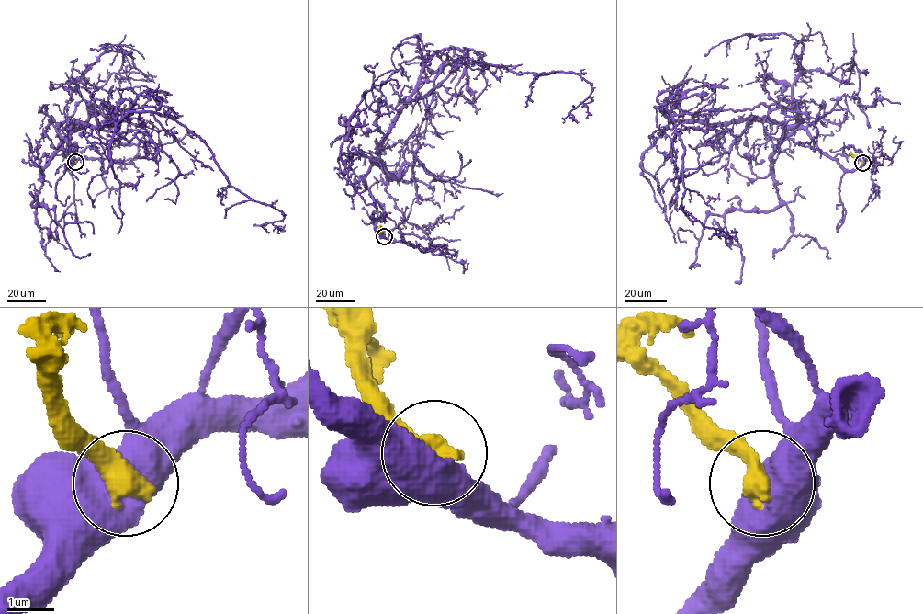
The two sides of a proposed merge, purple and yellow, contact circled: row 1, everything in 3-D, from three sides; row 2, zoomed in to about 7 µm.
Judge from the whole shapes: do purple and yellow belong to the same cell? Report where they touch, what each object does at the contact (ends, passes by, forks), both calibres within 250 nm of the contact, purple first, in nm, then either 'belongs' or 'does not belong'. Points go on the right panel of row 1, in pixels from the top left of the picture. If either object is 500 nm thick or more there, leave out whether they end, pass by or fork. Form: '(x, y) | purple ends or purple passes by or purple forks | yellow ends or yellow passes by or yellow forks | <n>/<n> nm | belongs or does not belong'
(862, 163) | 600/550 nm | does not belong

